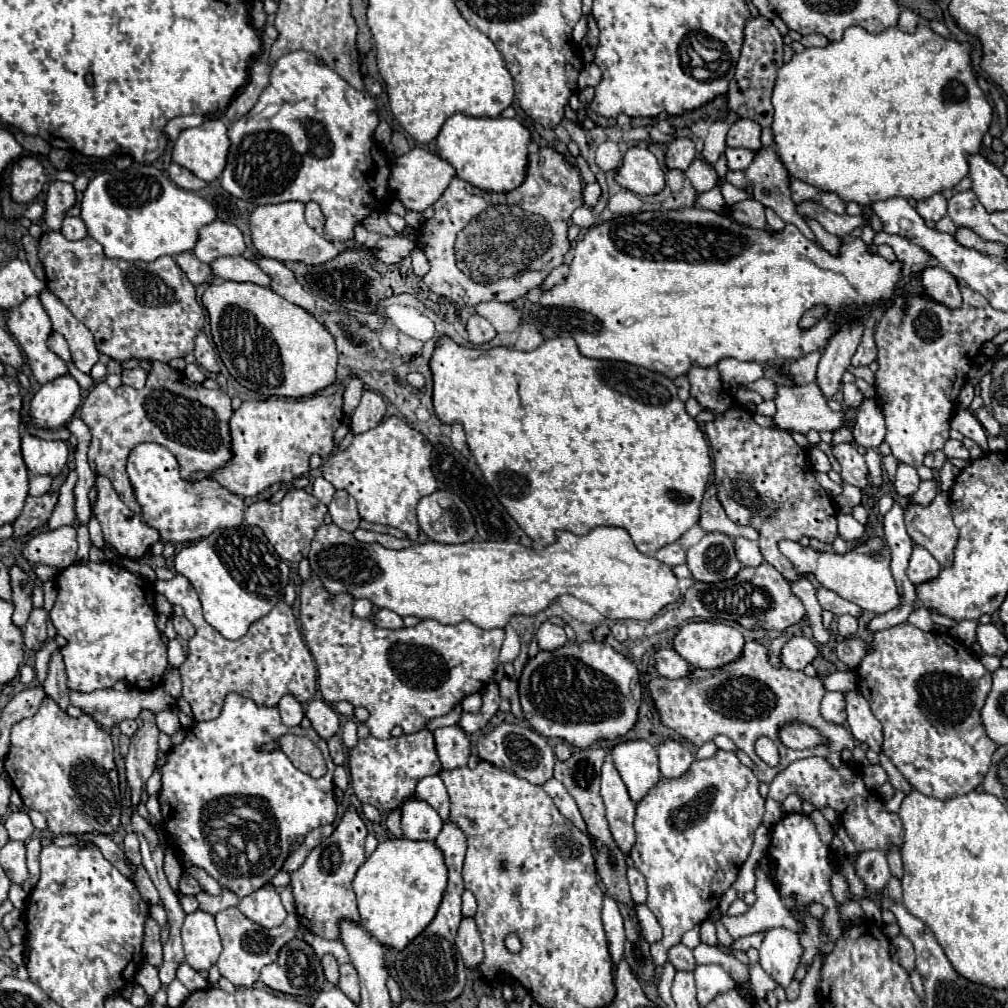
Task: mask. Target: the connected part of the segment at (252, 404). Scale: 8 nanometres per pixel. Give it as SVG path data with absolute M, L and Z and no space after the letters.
M345 383L331 395L243 401L229 421L233 459L211 477L239 497L255 497L275 483L305 475L311 455L327 459L335 451L333 433L343 419L343 391Z

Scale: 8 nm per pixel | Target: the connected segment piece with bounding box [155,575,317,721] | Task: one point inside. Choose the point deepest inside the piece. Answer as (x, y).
(271, 660)

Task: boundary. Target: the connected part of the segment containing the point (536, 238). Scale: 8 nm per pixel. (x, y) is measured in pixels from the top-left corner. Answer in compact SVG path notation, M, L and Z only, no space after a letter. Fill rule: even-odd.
M543 147L529 155L525 181L509 193L487 193L453 179L445 193L435 201L435 215L427 219L417 235L417 245L425 251L431 269L423 277L425 285L451 303L477 305L483 301L517 301L531 289L541 287L545 277L563 263L569 251L567 221L583 205L583 183L579 169L565 161L555 149ZM537 159L540 159L537 169ZM489 211L491 221L477 221L479 213ZM475 219L475 233L467 251L455 251L457 233Z

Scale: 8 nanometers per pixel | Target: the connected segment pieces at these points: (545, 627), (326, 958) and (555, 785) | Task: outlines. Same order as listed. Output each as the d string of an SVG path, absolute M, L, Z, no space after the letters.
M545 621L537 631L537 641L543 651L555 651L557 647L567 643L567 635L565 635L563 627L557 627L557 625Z
M323 955L321 957L321 963L323 963L323 969L325 969L325 977L329 983L337 985L337 979L339 979L339 965L335 961L333 955Z
M549 779L549 781L543 785L543 789L553 797L557 809L559 809L567 819L569 819L577 829L581 829L585 835L589 835L589 833L587 833L587 825L585 825L585 821L583 821L583 817L581 817L581 813L579 813L579 807L577 807L577 803L573 801L573 797L569 795L569 791L567 791L557 779Z

